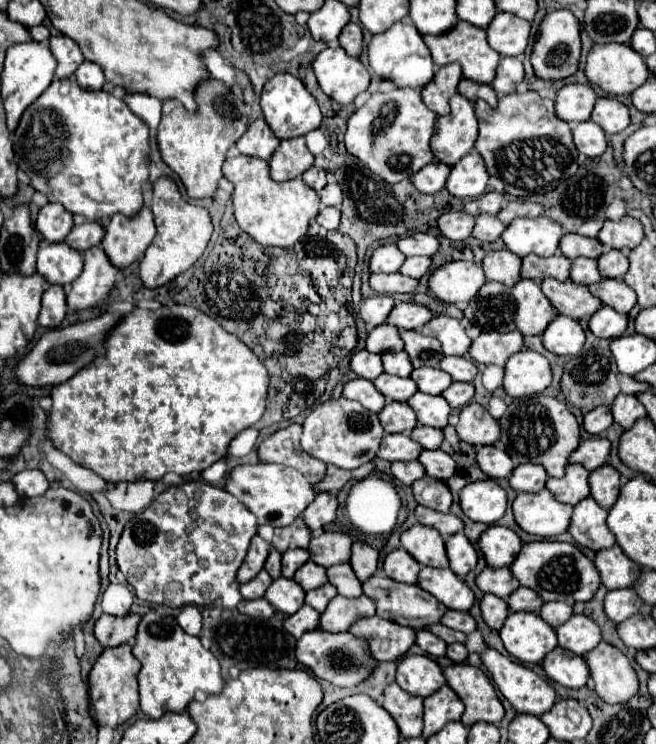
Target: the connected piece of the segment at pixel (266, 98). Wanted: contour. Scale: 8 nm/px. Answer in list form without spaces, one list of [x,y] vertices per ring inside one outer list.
[[[279,73],[265,83],[263,93],[261,93],[261,109],[263,109],[267,125],[271,127],[277,139],[293,139],[321,125],[321,111],[315,97],[305,89],[301,79],[289,73]]]

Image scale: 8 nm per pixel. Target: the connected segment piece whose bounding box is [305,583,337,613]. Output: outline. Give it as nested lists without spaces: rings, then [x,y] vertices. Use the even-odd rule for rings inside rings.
[[[325,583],[323,587],[317,587],[317,589],[313,589],[313,591],[307,591],[307,593],[305,593],[305,603],[311,605],[315,611],[323,613],[323,609],[327,607],[327,603],[329,603],[335,595],[337,595],[335,587],[333,587],[331,583]]]

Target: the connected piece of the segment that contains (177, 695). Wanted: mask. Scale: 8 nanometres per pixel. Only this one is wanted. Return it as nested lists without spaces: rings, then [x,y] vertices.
[[[149,611],[141,617],[133,655],[141,661],[141,669],[137,673],[141,711],[151,719],[159,719],[169,711],[183,713],[197,691],[203,691],[205,695],[217,695],[223,689],[219,661],[201,645],[199,637],[187,635],[169,615],[163,617],[157,611]]]

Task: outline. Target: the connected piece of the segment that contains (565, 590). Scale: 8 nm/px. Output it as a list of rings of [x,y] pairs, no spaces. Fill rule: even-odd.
[[[559,541],[525,543],[519,557],[515,557],[509,569],[523,587],[533,589],[543,601],[563,601],[569,605],[577,601],[589,601],[597,591],[597,587],[601,585],[599,571],[595,569],[593,561],[587,559],[571,543],[559,543]]]

